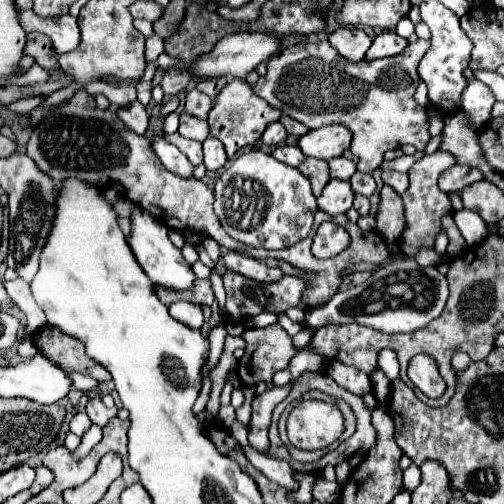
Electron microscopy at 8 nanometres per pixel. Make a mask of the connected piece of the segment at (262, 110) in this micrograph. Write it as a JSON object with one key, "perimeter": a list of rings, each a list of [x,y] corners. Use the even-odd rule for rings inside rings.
{"perimeter":[[[232,79],[232,81],[226,83],[226,85],[222,87],[222,91],[216,95],[214,105],[212,105],[210,113],[208,113],[210,135],[214,135],[216,139],[220,139],[220,141],[224,143],[226,153],[228,153],[228,157],[232,159],[238,149],[242,149],[242,147],[246,147],[246,145],[254,145],[254,143],[262,137],[266,125],[278,121],[280,115],[282,115],[282,113],[280,113],[278,109],[270,107],[264,99],[260,99],[260,97],[253,92],[246,80]]]}

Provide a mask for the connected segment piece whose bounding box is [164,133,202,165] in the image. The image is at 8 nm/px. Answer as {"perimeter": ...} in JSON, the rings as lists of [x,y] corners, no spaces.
{"perimeter":[[[164,133],[166,135],[166,141],[170,141],[172,145],[176,145],[188,159],[192,165],[200,165],[202,163],[202,143],[198,141],[190,141],[190,139],[184,139],[180,133]]]}

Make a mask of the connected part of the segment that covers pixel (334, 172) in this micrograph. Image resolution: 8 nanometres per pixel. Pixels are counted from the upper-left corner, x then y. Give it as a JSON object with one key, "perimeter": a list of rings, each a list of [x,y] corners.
{"perimeter":[[[346,157],[330,159],[328,167],[330,167],[330,177],[342,179],[342,181],[348,181],[356,173],[356,163],[350,161],[350,159],[346,159]]]}

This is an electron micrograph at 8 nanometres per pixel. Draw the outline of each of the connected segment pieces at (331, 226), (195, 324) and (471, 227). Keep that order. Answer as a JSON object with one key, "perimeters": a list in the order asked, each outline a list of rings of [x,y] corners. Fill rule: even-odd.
{"perimeters":[[[[326,221],[316,231],[316,237],[311,246],[312,255],[316,259],[328,259],[338,255],[342,247],[346,247],[348,243],[350,243],[350,237],[346,237],[346,231],[340,225]]],[[[178,301],[178,303],[172,303],[170,307],[170,315],[180,321],[180,323],[186,323],[190,325],[192,329],[200,329],[202,323],[204,323],[204,317],[202,317],[202,309],[194,303],[186,303],[186,301]]],[[[462,209],[462,211],[454,211],[452,217],[470,247],[482,243],[488,237],[488,225],[482,221],[482,217],[478,217],[478,213]]]]}

